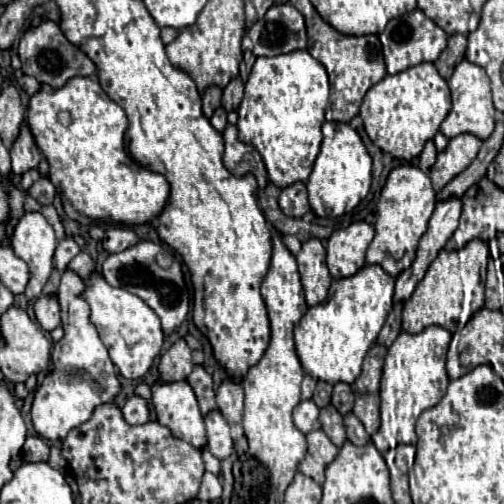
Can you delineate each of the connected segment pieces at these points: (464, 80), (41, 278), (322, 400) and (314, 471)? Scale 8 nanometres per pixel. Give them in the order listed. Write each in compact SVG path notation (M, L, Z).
M464 59L454 69L452 77L448 79L448 85L450 85L450 91L452 91L452 109L450 109L448 117L442 121L440 131L448 139L452 139L456 135L462 135L462 133L474 133L480 139L488 139L494 131L494 125L496 125L496 109L492 105L490 79L488 79L486 71Z
M32 211L26 213L12 235L12 249L14 253L24 259L30 267L32 279L24 291L28 299L34 299L42 293L50 273L52 273L52 255L58 245L52 225L44 219L42 213Z
M318 381L316 389L314 389L314 395L312 395L312 401L318 407L326 407L330 403L330 395L332 395L332 385L326 383L326 381Z
M322 429L306 433L306 439L308 439L308 453L300 461L300 471L322 485L324 469L338 455L338 447L326 437Z

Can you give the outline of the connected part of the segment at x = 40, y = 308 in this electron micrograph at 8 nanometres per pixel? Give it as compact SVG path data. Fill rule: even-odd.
M40 295L34 303L34 313L44 331L52 331L60 325L60 303L56 295Z

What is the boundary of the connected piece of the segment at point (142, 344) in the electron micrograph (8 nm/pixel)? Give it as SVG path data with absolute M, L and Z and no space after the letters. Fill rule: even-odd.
M98 273L86 279L84 297L92 309L90 319L96 325L100 339L104 341L110 359L118 367L120 375L126 379L140 379L150 369L164 343L164 333L158 315L140 297L128 293L126 289L108 285Z

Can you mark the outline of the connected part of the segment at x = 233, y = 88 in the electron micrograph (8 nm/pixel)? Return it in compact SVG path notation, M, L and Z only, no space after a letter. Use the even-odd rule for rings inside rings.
M240 77L232 79L226 87L224 87L224 95L222 95L222 107L226 111L232 111L240 105L242 101L242 95L244 95L244 83Z

